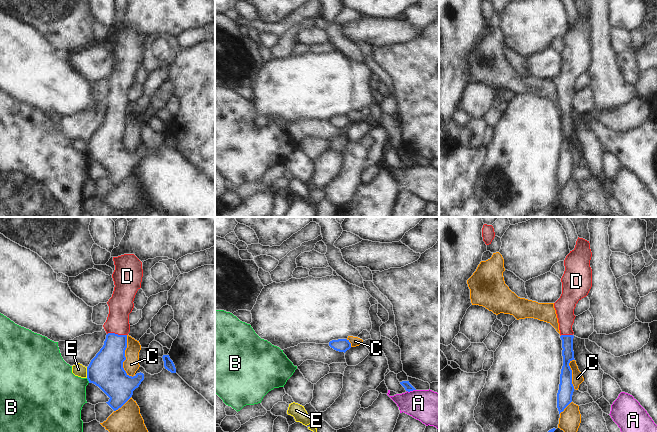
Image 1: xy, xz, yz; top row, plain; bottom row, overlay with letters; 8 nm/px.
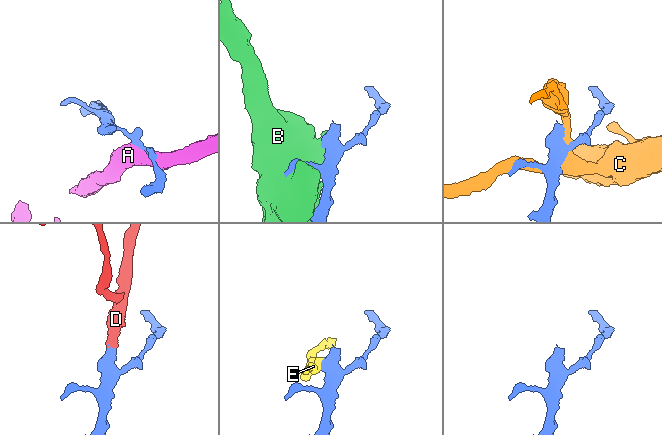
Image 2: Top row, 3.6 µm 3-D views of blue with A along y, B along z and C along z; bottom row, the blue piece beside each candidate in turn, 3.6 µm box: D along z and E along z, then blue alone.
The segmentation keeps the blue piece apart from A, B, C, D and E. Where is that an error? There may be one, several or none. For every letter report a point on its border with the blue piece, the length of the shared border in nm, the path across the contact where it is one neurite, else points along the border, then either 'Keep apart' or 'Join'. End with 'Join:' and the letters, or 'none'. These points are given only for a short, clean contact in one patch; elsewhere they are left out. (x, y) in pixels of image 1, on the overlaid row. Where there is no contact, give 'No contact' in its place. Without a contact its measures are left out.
A: Touches blue at xz (411, 390). Shared border 70 nm. Keep apart
B: Touches blue at xy (88, 380). Shared border 50 nm. Keep apart
C: Touches blue at xy (125, 357). Shared border 340 nm. Keep apart
D: Touches blue at xy (117, 334). Shared border 160 nm. Path across: xy (108, 363), (113, 352), (117, 334), (118, 313), (121, 304). Join
E: Touches blue at xy (87, 372). Shared border 90 nm. Boundary: xy (86, 367), (87, 377). Keep apart
Join: D

